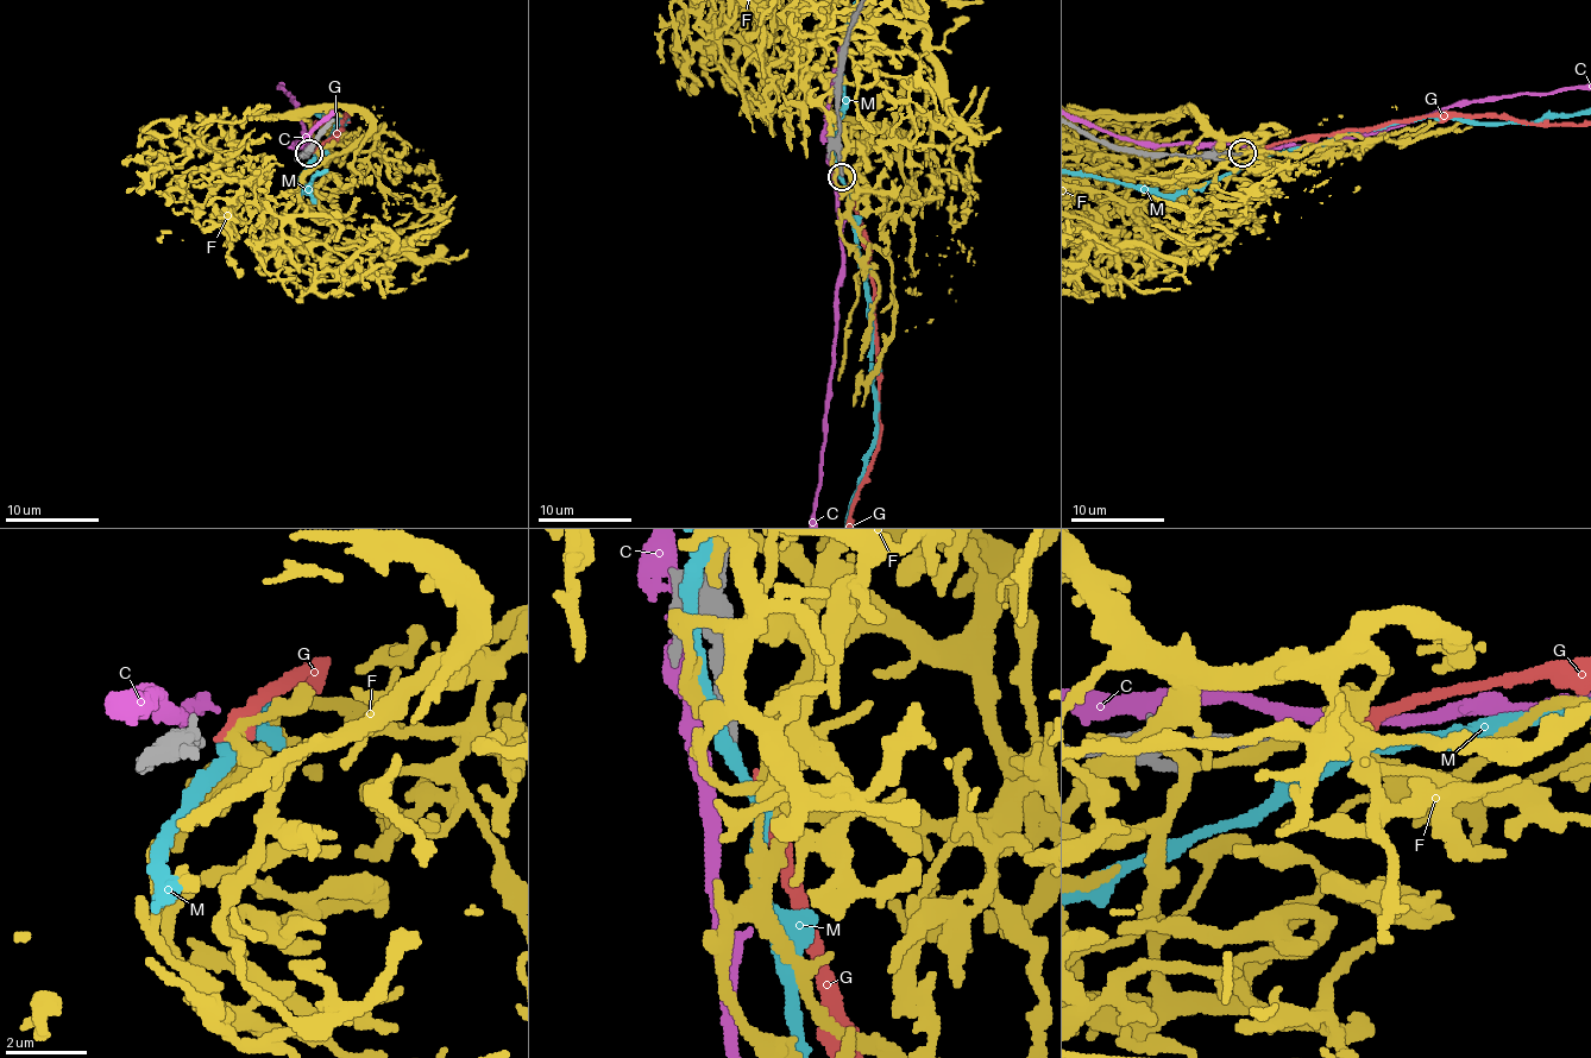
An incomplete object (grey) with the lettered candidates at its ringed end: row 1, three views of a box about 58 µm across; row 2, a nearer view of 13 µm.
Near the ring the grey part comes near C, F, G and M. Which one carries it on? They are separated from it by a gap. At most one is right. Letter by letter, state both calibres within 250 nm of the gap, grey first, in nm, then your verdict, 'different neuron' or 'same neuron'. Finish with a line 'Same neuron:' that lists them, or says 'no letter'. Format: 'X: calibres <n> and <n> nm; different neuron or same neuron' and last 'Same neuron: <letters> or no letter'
C: calibres 280 and 320 nm; different neuron
F: calibres 280 and 280 nm; different neuron
G: calibres 280 and 260 nm; different neuron
M: calibres 280 and 320 nm; different neuron
Same neuron: no letter

